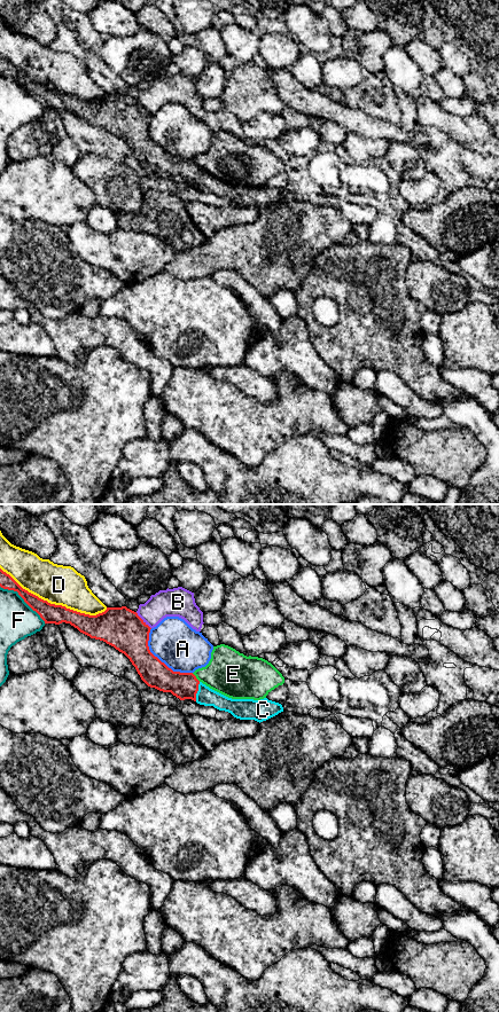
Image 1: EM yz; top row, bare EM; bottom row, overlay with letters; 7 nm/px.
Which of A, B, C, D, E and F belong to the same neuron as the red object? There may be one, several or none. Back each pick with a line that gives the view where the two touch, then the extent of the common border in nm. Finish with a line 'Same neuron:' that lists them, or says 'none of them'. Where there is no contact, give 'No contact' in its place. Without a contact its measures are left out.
C: Touches red in yz. Shared border 140 nm
Same neuron: C

